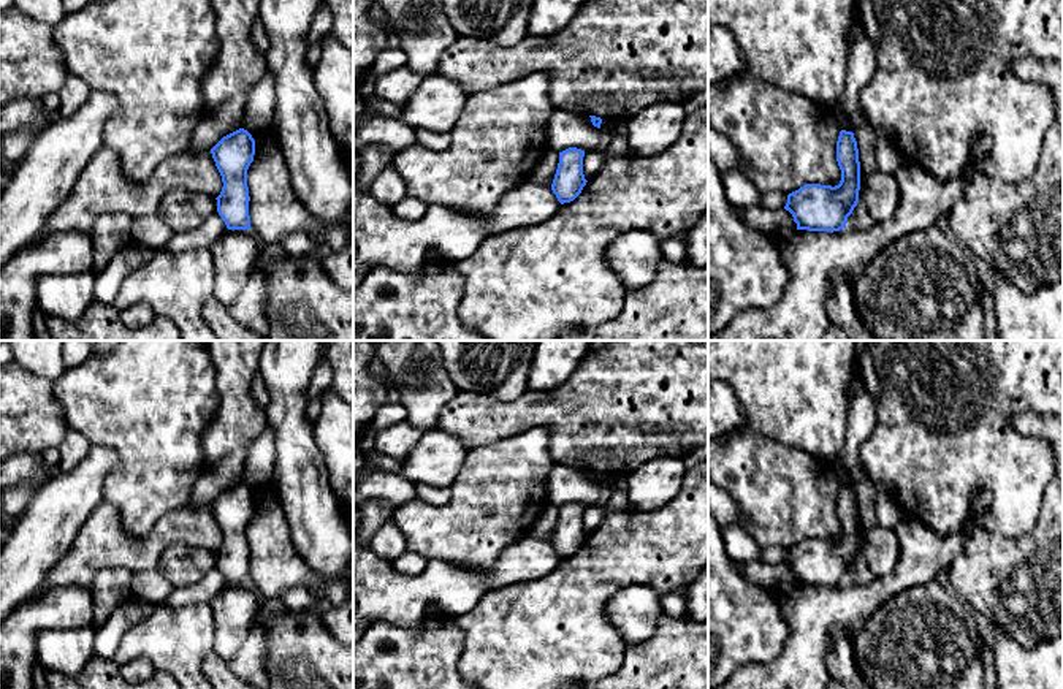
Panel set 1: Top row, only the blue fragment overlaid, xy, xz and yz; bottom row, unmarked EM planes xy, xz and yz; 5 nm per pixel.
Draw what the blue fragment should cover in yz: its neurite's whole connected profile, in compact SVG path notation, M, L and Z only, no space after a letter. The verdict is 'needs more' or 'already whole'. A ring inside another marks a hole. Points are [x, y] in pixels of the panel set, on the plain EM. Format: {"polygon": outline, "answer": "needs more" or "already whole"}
{"polygon": "M841 485L836 496L836 516L841 524L838 540L805 539L787 550L784 561L797 584L840 586L859 558L860 516L852 486Z", "answer": "already whole"}

